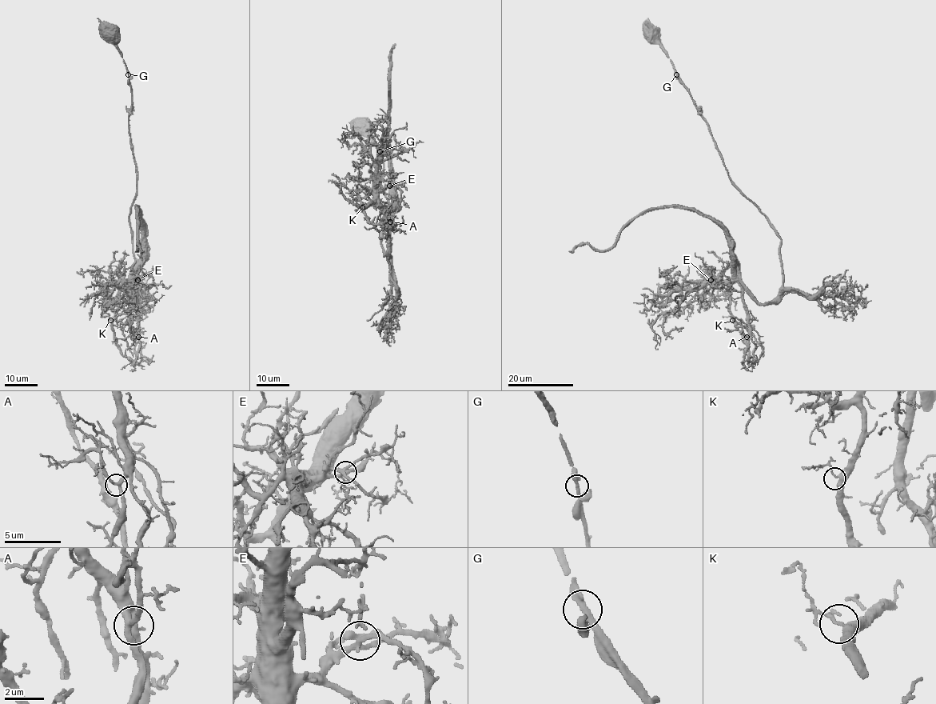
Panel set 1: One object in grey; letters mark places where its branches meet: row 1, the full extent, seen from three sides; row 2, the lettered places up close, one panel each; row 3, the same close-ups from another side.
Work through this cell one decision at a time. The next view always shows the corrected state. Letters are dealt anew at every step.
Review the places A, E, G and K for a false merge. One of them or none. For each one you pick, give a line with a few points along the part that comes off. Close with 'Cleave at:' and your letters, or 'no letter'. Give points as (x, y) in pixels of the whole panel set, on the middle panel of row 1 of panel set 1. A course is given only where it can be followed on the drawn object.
Cleave at: no letter

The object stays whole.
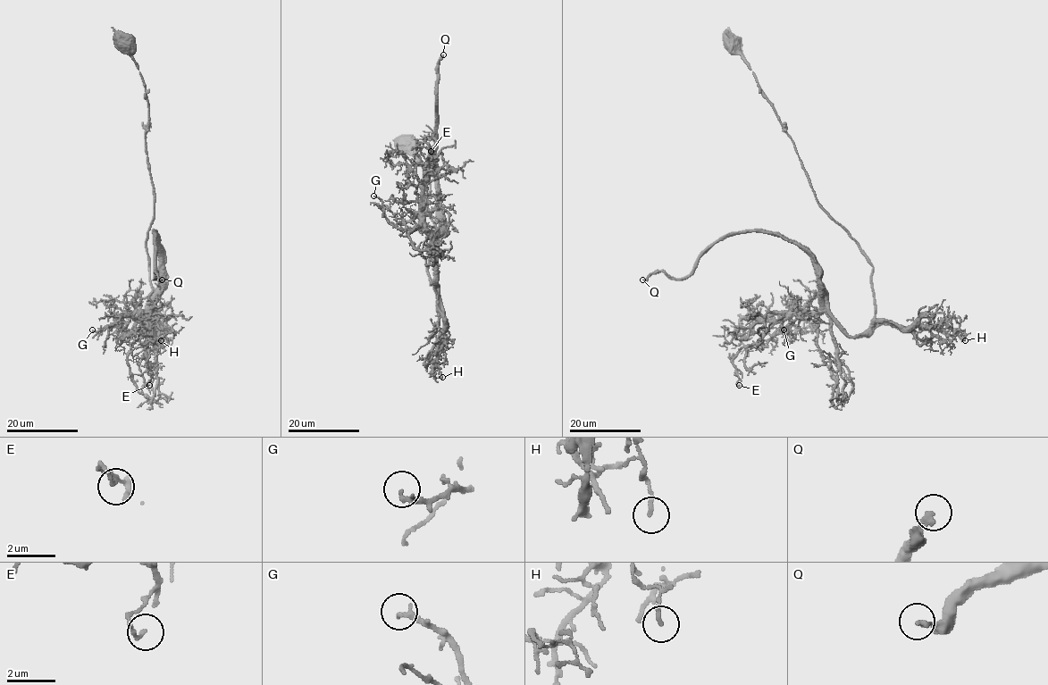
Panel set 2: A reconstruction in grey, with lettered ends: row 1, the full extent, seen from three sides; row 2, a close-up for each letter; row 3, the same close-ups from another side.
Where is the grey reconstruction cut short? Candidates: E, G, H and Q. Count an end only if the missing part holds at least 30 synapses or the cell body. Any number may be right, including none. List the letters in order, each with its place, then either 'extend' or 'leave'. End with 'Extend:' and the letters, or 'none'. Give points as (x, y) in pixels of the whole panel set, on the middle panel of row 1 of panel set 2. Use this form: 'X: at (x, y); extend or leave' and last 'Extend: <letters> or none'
E: at (431, 151); leave
G: at (373, 196); leave
H: at (442, 377); leave
Q: at (443, 54); extend
Extend: Q

